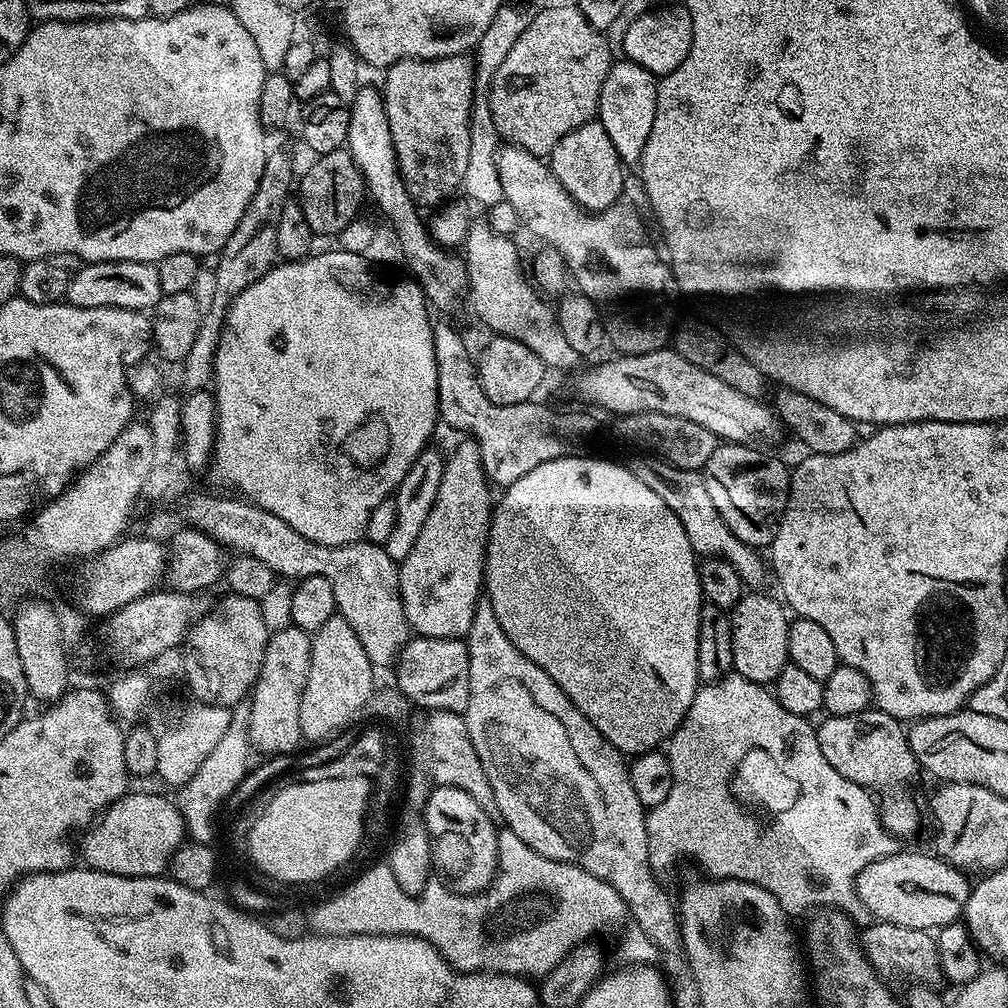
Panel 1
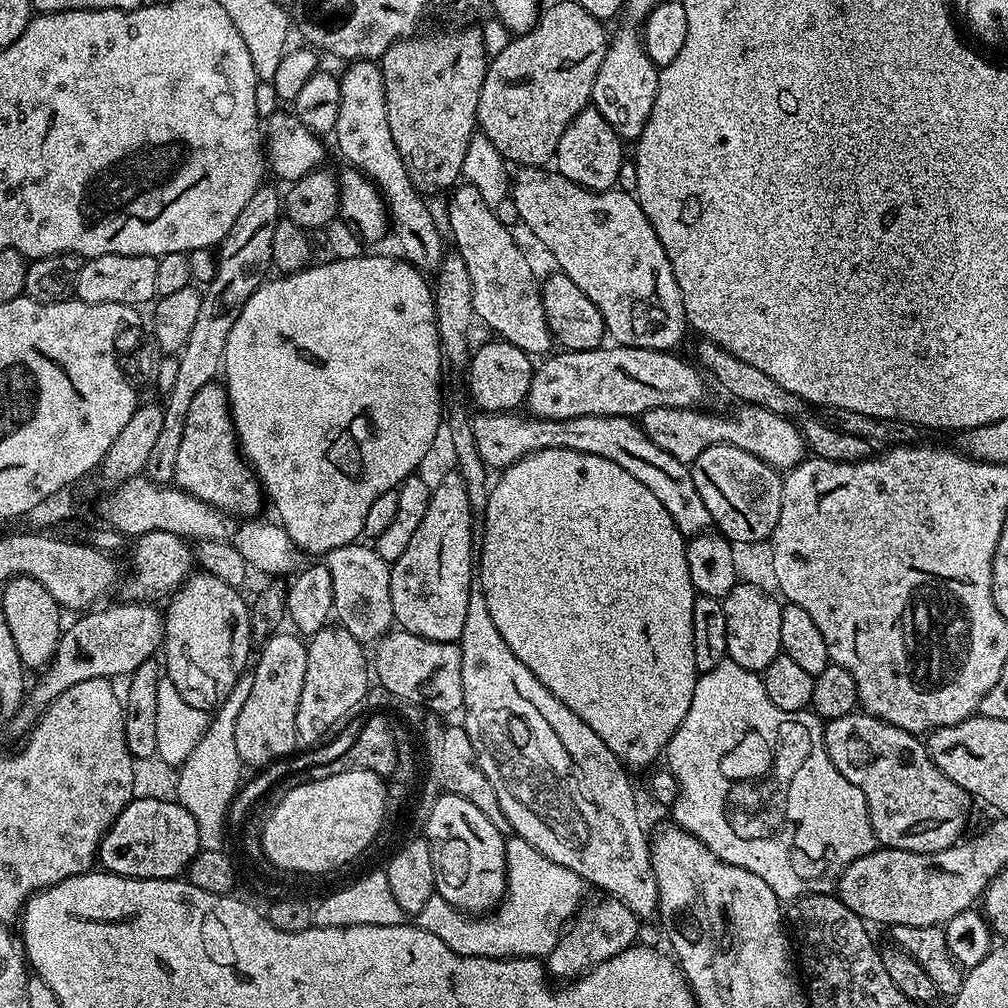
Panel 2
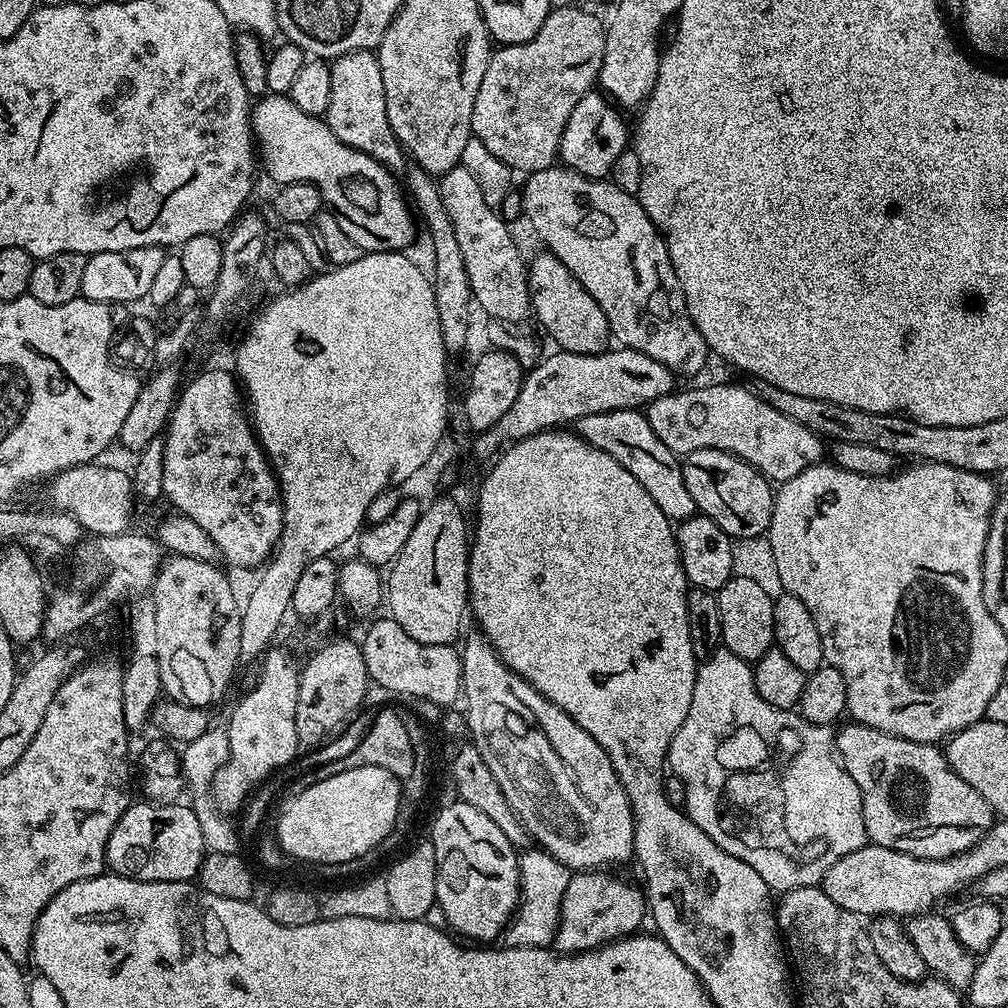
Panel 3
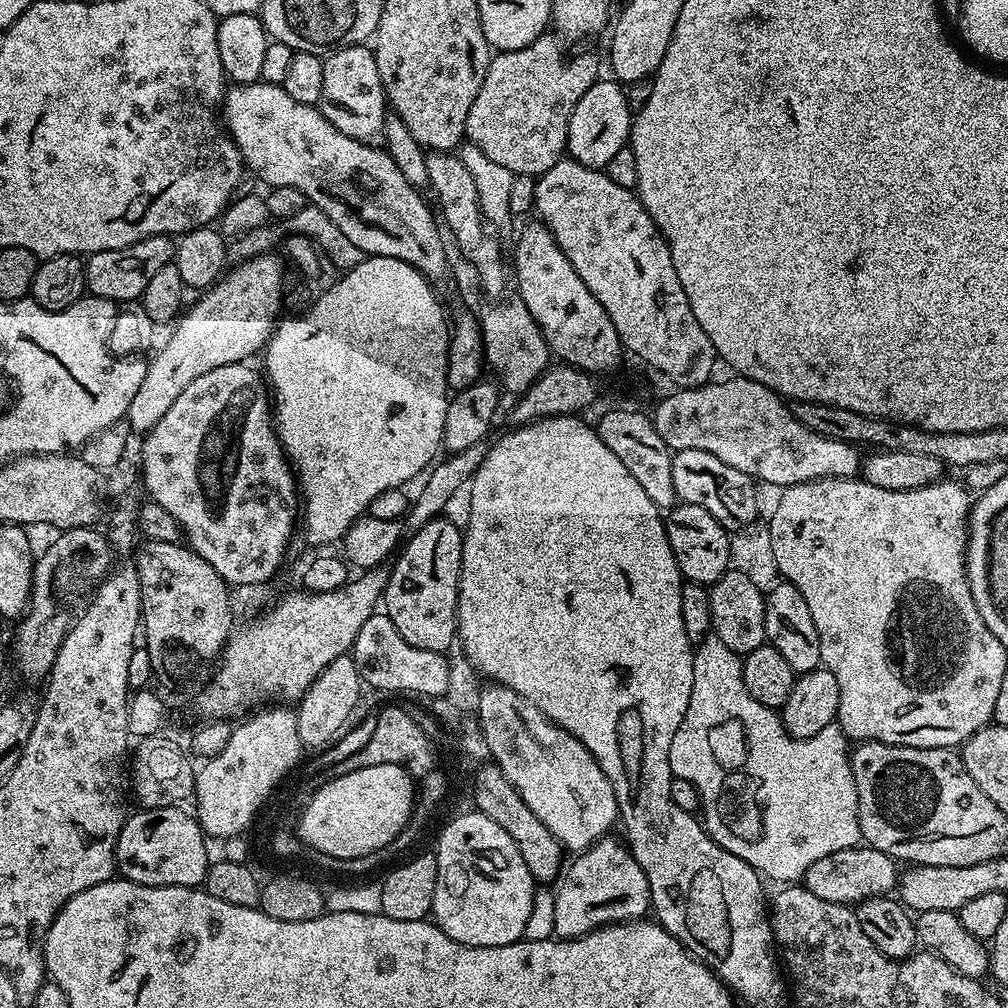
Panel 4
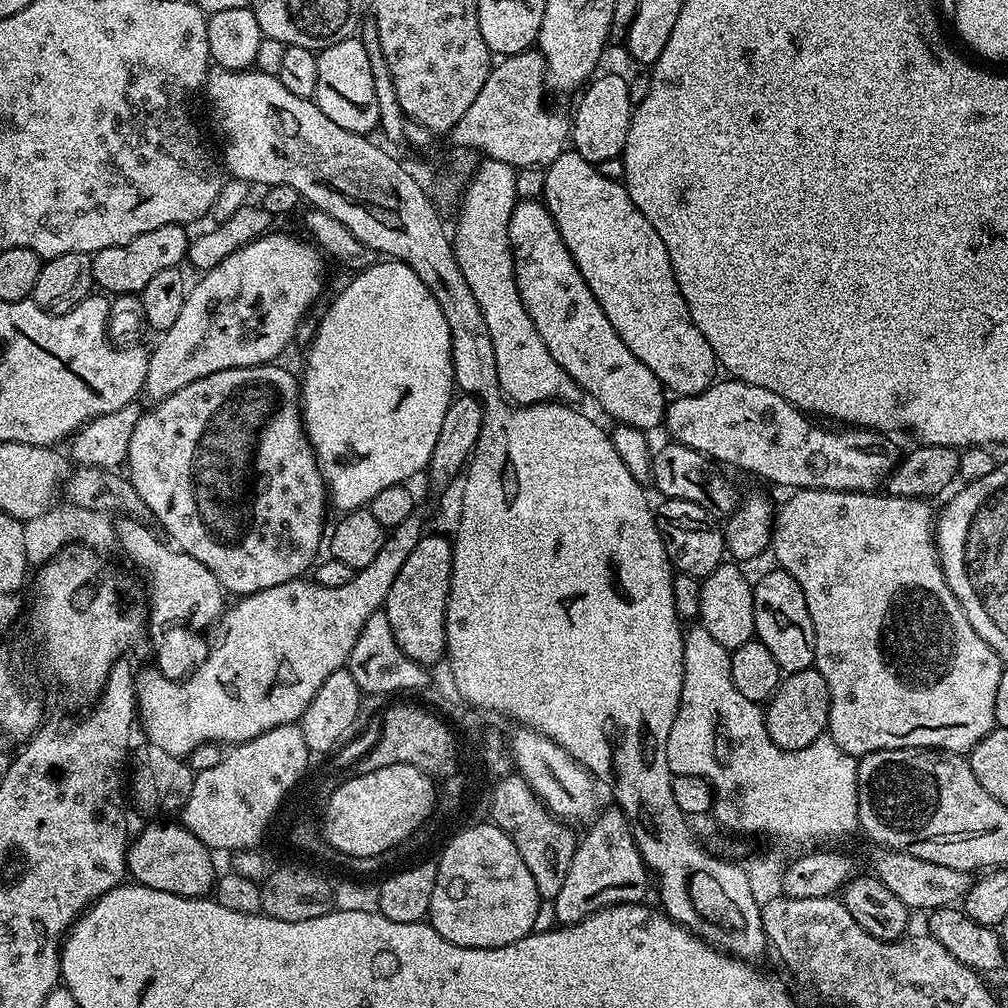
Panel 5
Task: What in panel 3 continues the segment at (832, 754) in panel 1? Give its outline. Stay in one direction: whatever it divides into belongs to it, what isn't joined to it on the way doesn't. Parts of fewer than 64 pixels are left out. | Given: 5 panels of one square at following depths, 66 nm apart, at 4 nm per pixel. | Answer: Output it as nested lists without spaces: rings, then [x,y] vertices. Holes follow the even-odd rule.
[[[848,722],[834,736],[834,751],[840,765],[854,778],[862,794],[862,818],[871,843],[910,854],[914,858],[945,860],[965,852],[986,835],[994,823],[992,807],[951,768],[945,753],[936,744],[910,742],[901,736],[891,736],[882,730],[874,730],[865,724]]]

